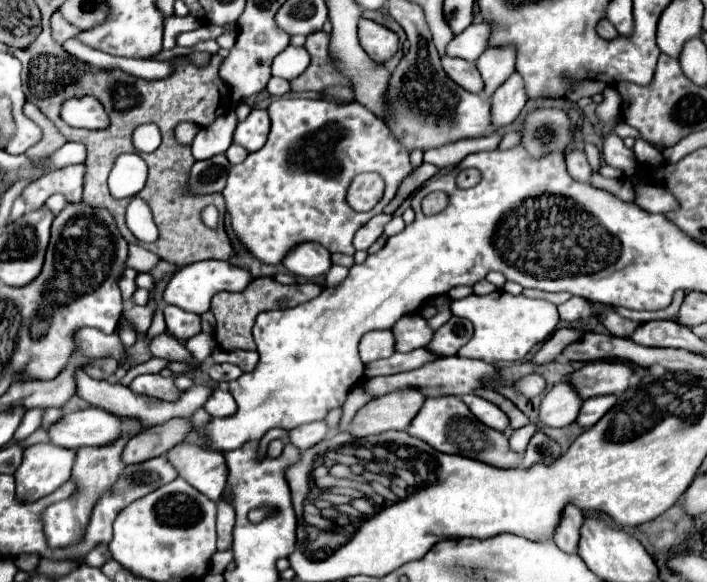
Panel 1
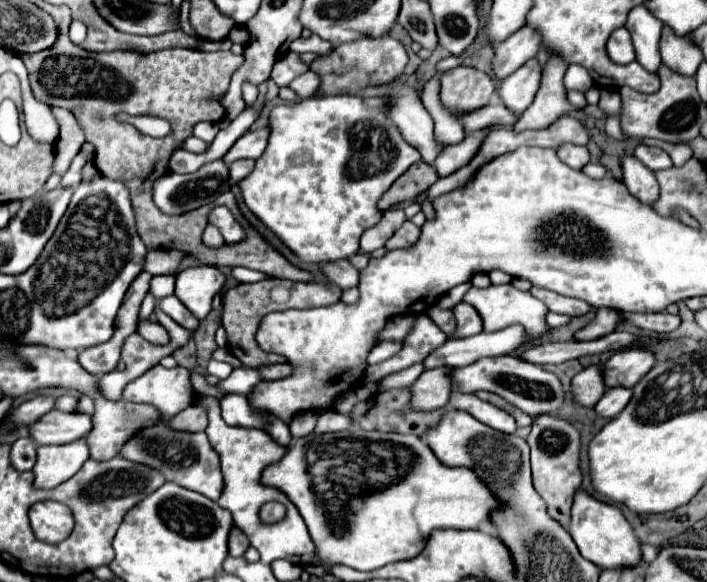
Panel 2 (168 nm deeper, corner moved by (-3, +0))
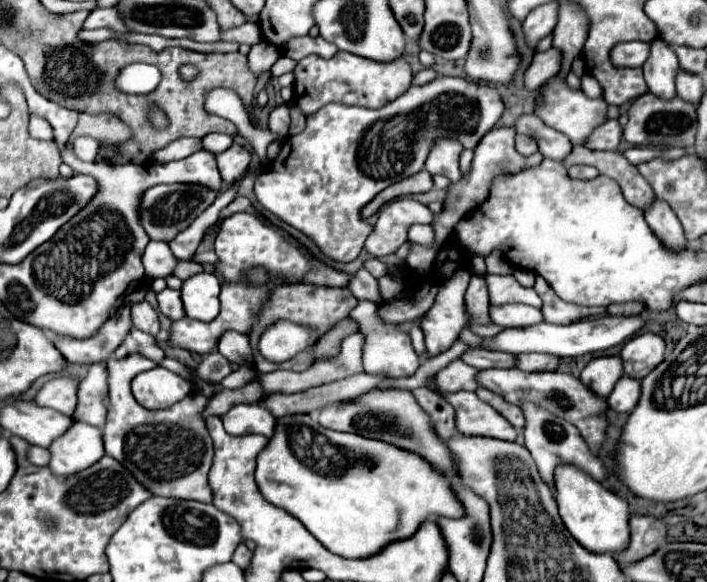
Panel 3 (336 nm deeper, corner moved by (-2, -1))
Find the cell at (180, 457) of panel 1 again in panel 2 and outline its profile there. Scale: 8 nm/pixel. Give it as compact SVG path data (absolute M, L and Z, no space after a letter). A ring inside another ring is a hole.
M161 418L155 426L147 426L139 432L133 434L131 440L127 440L119 452L119 456L139 462L145 466L151 466L155 470L161 470L167 482L175 482L187 490L199 492L211 500L219 500L221 496L221 466L219 466L219 456L215 454L215 448L209 444L205 432L195 432L187 434L183 430L175 430L167 424L165 418Z

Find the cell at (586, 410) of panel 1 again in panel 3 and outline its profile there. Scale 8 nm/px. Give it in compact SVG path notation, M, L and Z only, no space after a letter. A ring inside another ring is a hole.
M622 375L614 391L606 397L606 403L610 409L618 413L630 413L638 403L638 395L640 395L640 381L634 381L634 379L628 379L628 375Z

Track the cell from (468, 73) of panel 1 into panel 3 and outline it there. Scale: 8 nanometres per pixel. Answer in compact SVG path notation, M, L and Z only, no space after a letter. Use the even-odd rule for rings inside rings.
M438 77L420 87L412 85L406 93L380 109L330 103L320 111L306 115L306 127L298 135L290 135L282 141L278 157L256 179L256 199L264 209L312 239L326 259L338 263L354 261L372 231L372 225L362 217L362 207L366 207L382 189L418 173L424 167L430 139L454 137L464 147L474 149L478 139L496 125L502 111L504 103L494 85L462 77Z

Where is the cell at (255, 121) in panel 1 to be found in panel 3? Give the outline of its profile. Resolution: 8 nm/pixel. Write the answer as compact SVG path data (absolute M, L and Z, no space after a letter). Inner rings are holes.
M236 143L230 149L218 153L216 161L218 161L218 169L224 185L230 185L238 175L242 175L242 171L248 169L250 159L252 159L252 153Z

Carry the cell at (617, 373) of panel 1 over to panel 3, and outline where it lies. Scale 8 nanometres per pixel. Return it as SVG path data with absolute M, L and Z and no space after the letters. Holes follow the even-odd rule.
M636 335L620 351L624 373L632 379L646 377L664 359L664 339L660 335Z

